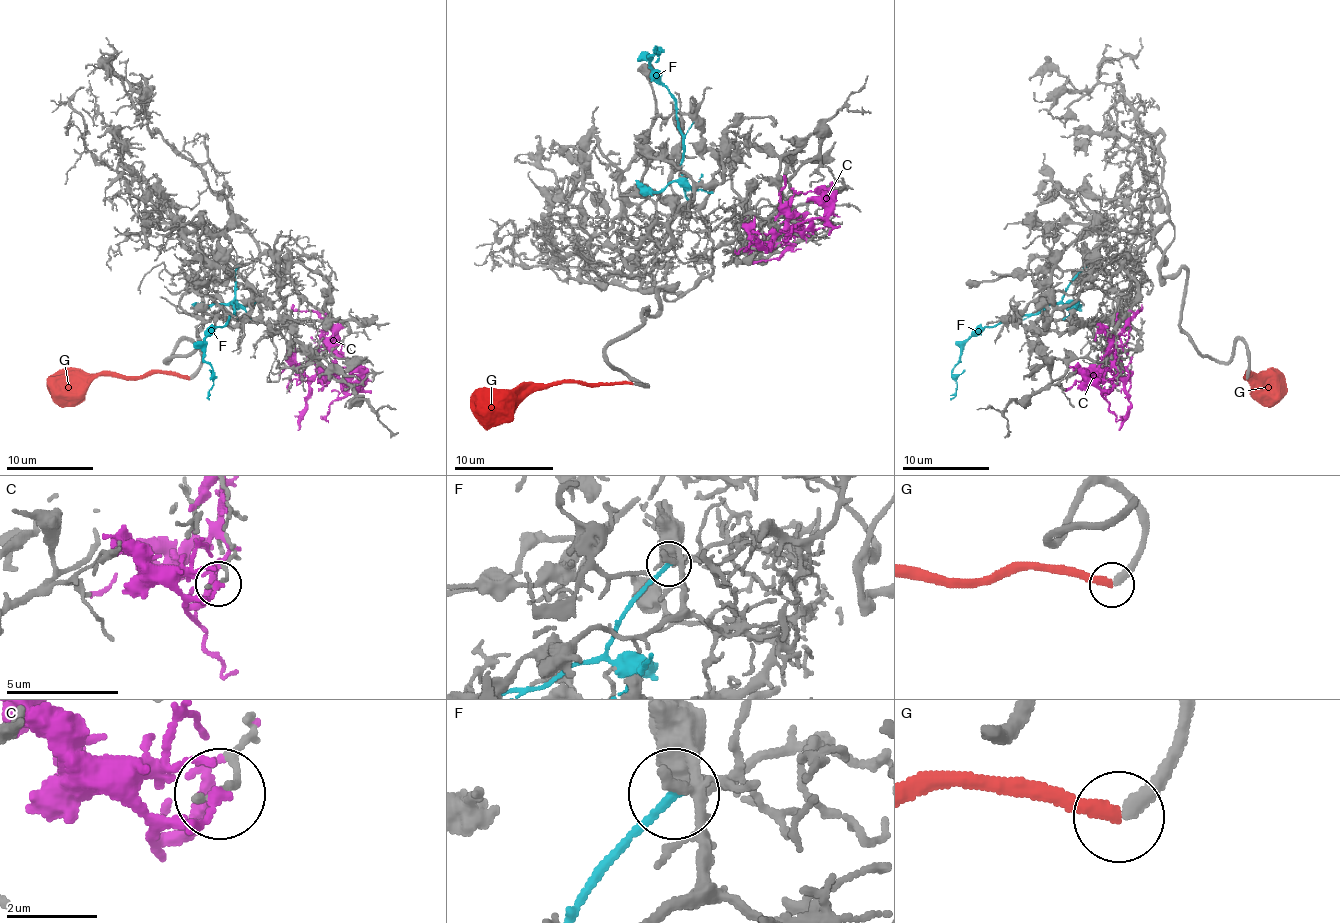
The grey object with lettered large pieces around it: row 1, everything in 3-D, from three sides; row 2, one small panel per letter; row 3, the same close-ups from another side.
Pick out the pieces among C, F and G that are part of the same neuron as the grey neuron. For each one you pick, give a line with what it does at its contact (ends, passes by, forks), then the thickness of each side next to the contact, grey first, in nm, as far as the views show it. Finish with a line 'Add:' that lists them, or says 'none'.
G: it ends; calibres 280 and 280 nm
Add: G

